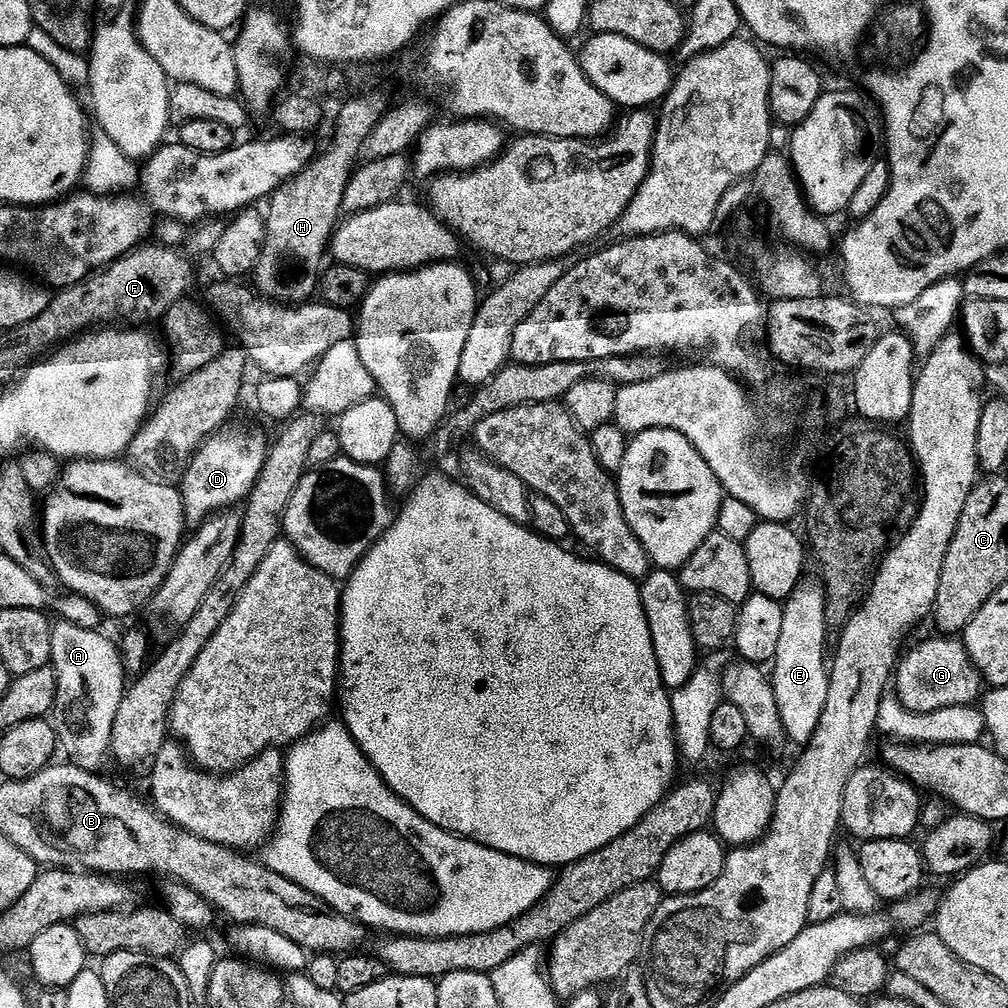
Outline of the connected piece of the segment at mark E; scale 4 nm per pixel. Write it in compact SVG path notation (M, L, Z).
M810 580L801 583L795 594L784 604L781 637L778 650L772 660L774 672L770 674L775 701L778 702L779 716L782 718L784 733L797 746L808 744L821 721L829 693L830 672L824 650L828 627L825 622L827 596L824 585Z

